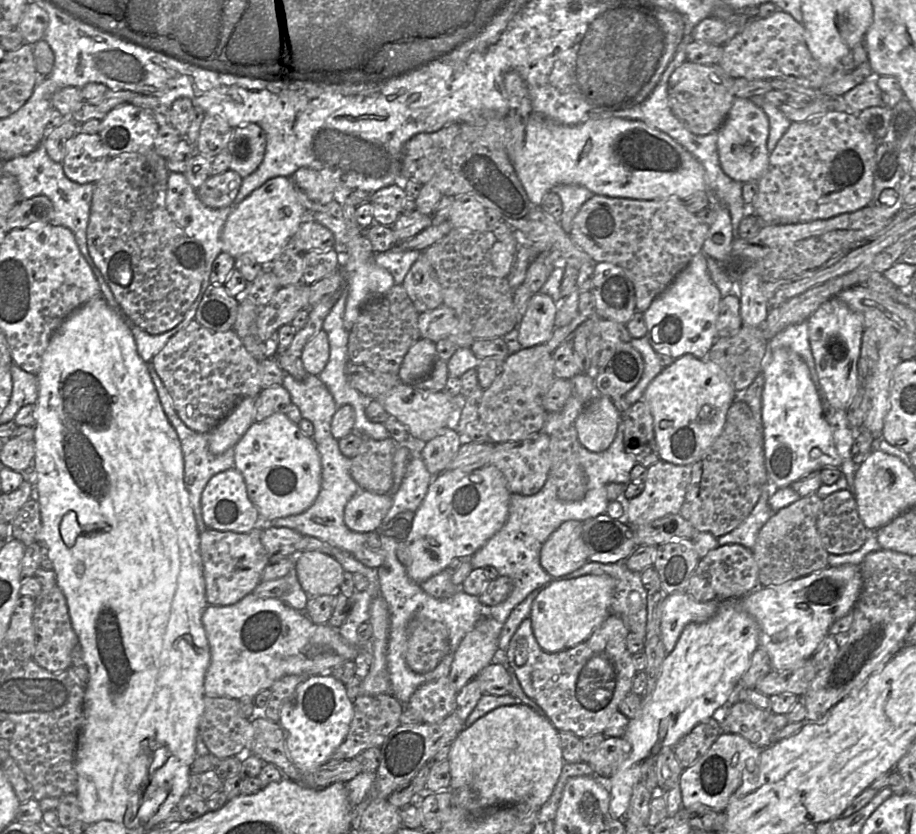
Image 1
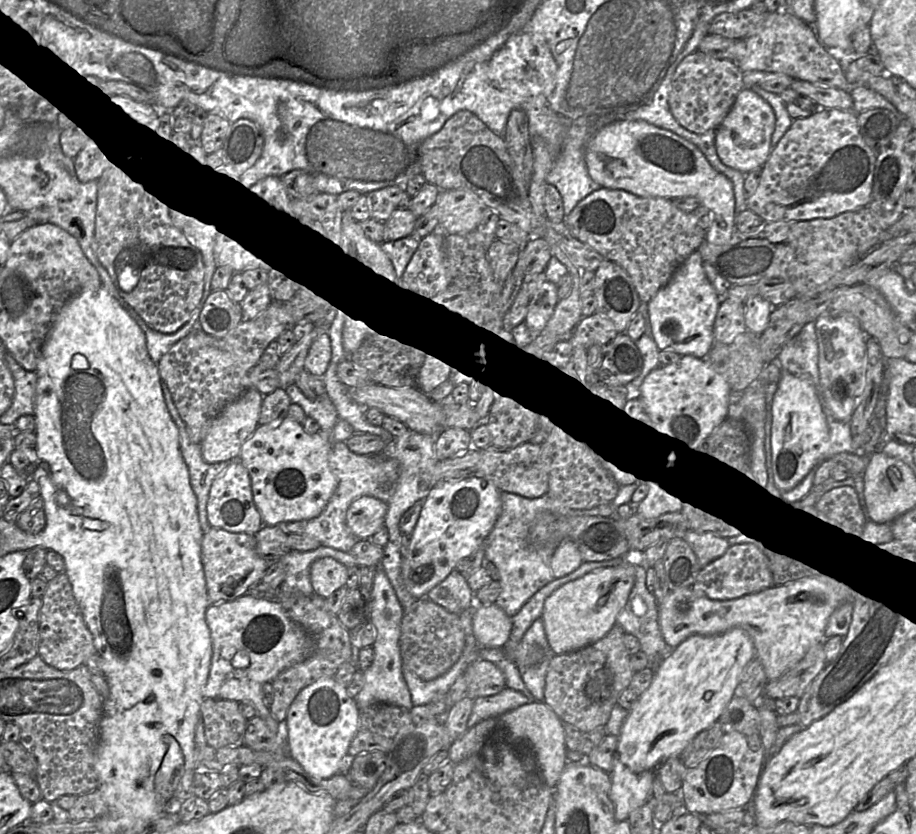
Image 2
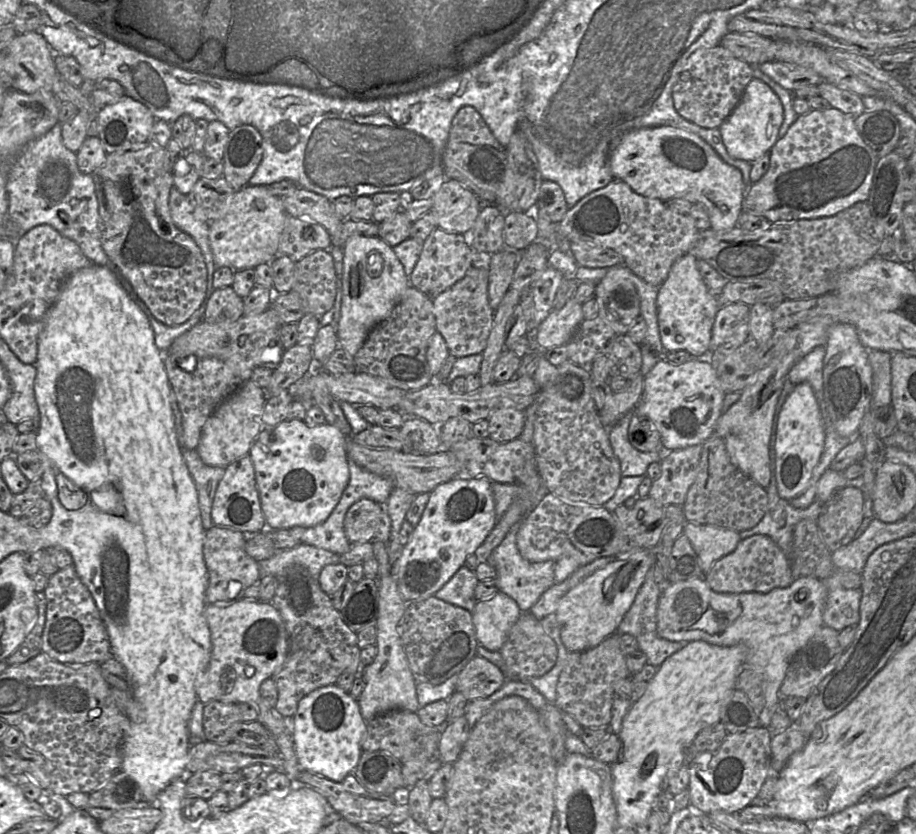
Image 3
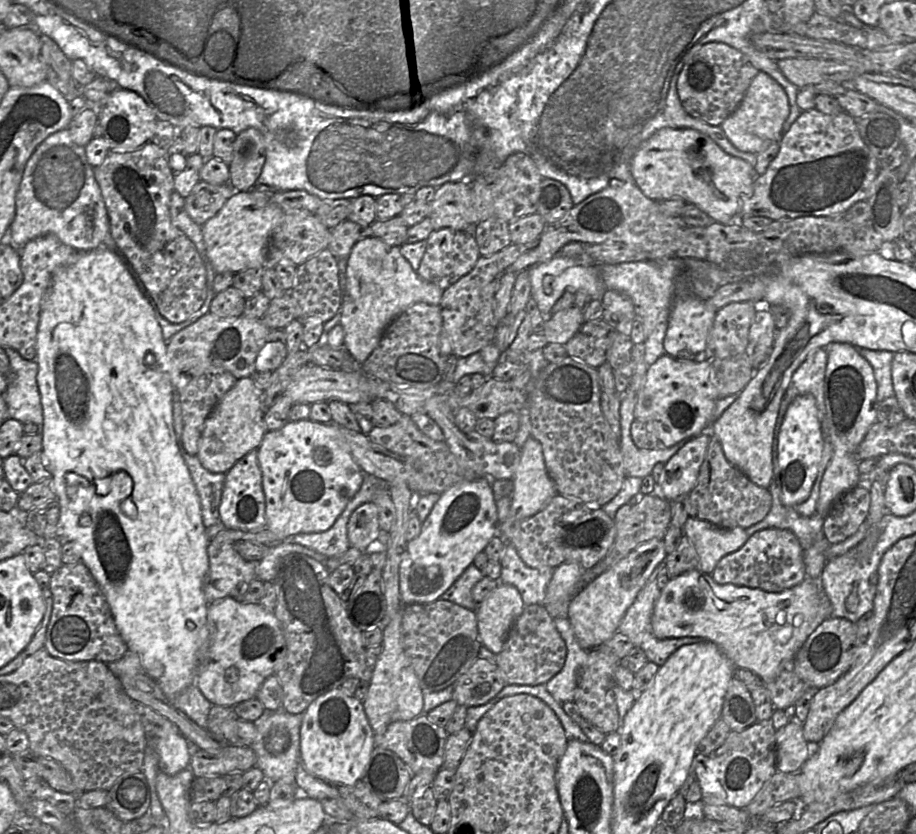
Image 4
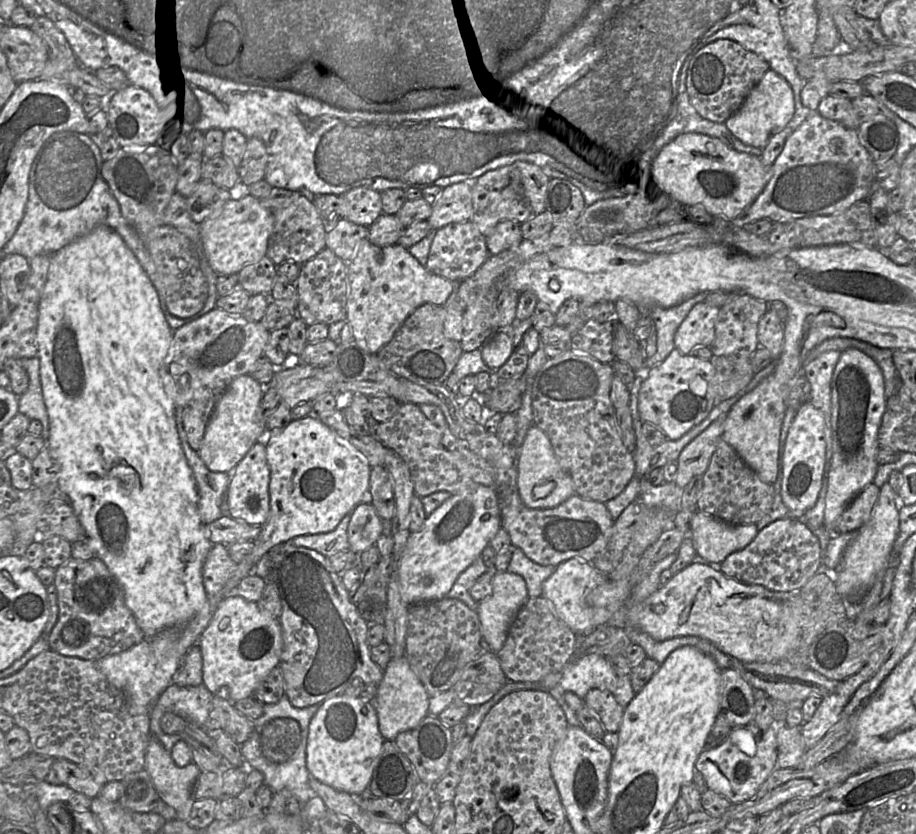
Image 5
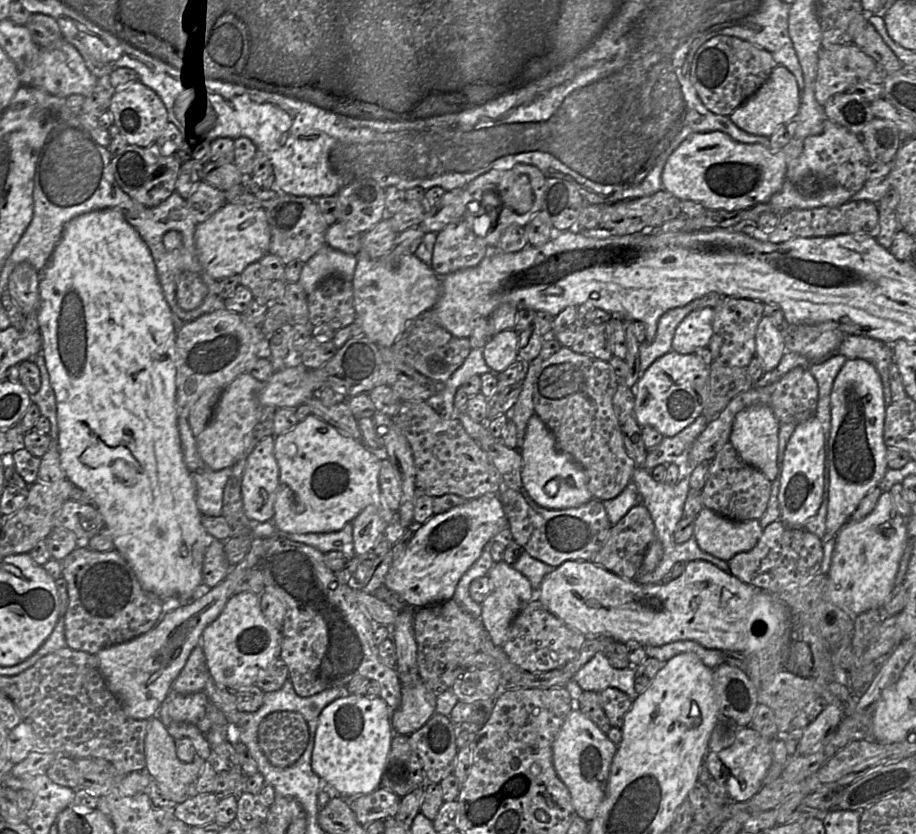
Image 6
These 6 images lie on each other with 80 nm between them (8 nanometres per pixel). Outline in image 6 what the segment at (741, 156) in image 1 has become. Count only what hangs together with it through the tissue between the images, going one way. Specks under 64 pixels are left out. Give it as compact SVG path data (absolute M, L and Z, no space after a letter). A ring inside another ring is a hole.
M784 66L775 67L765 83L731 115L732 122L753 135L770 137L783 124L795 118L800 109L800 90L795 76Z

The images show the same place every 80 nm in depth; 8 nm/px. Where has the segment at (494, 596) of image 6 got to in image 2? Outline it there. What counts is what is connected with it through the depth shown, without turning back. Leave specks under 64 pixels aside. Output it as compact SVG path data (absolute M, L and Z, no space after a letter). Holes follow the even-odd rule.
M496 603L476 605L472 616L473 635L483 648L503 648L510 638L512 618Z

